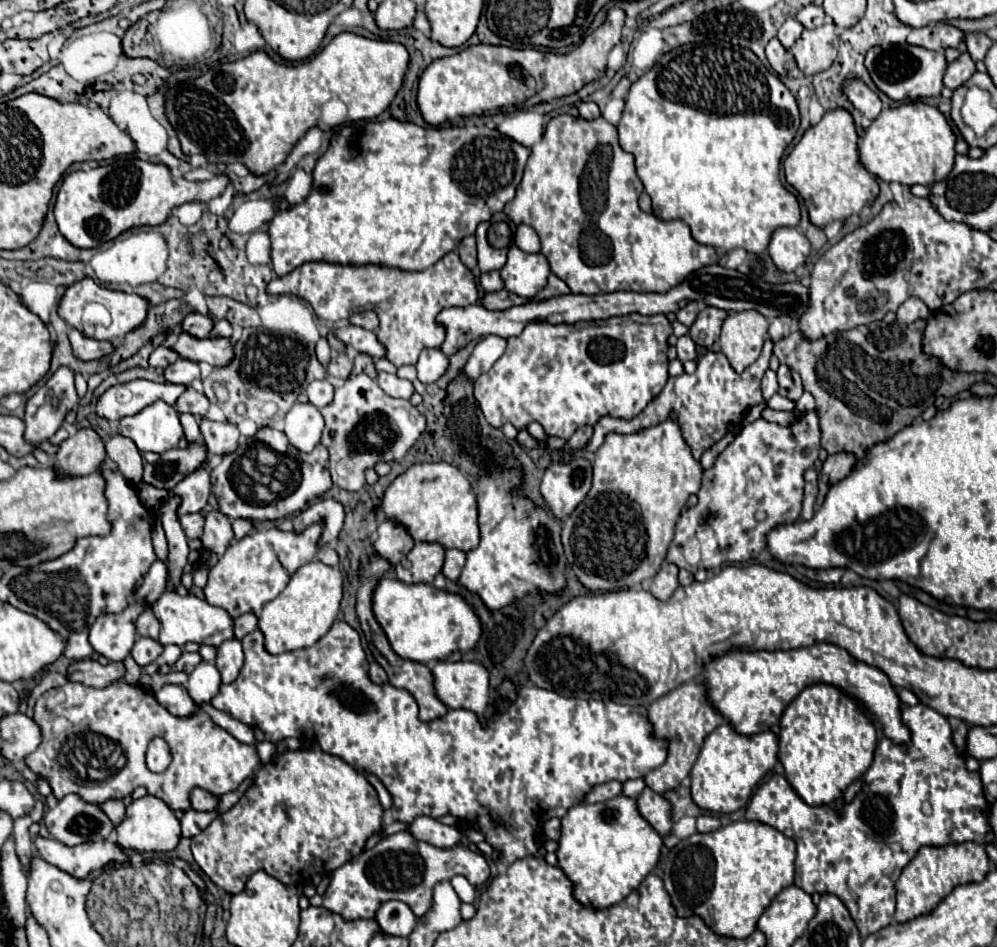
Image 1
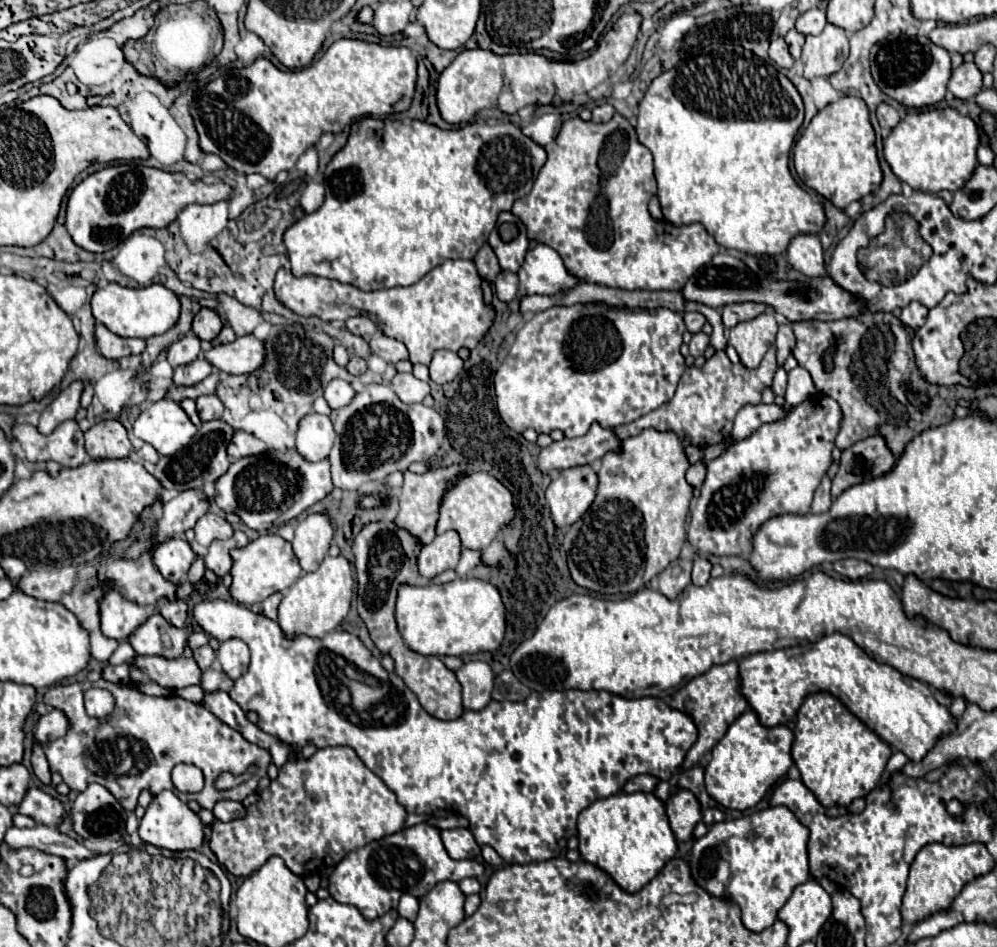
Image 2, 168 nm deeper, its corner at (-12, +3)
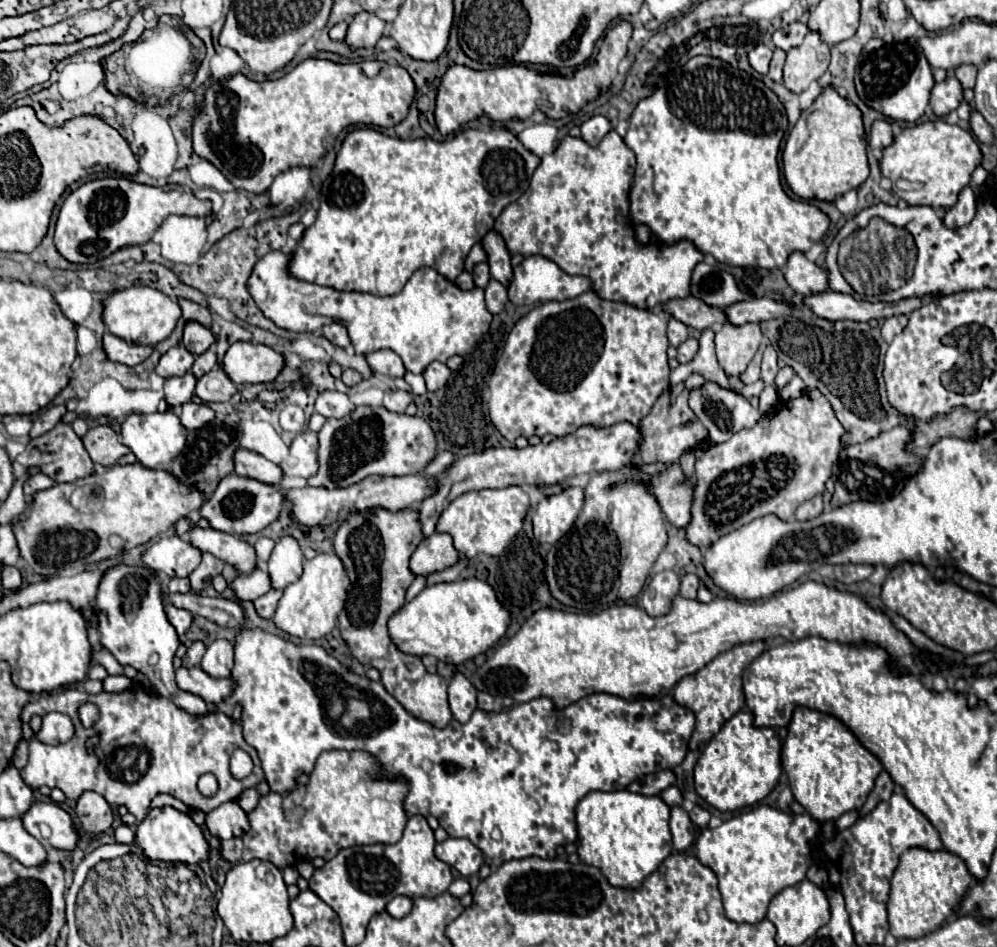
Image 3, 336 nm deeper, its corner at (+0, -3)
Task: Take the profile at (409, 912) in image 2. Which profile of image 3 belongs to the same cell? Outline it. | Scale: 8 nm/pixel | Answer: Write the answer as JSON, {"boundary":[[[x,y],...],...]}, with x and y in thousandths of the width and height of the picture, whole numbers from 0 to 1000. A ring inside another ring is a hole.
{"boundary":[[[396,946],[390,955],[388,955],[388,963],[394,967],[394,969],[402,969],[406,965],[410,965],[414,959],[414,950],[410,946]]]}

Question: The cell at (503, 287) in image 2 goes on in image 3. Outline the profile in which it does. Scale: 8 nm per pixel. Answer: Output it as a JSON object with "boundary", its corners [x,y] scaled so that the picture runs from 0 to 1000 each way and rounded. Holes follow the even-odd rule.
{"boundary":[[[492,296],[490,302],[486,304],[486,317],[488,317],[488,327],[492,332],[501,332],[509,319],[509,304],[503,298]]]}

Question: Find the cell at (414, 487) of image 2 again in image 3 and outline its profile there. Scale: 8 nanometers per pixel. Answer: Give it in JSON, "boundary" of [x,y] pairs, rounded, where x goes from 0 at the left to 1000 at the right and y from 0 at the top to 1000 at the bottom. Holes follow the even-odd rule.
{"boundary":[[[623,446],[613,448],[611,452],[595,452],[595,450],[583,450],[571,460],[557,463],[551,469],[539,469],[529,471],[525,475],[521,473],[486,473],[486,477],[478,477],[474,482],[460,484],[440,507],[438,522],[430,524],[422,530],[418,536],[422,543],[424,564],[432,566],[436,562],[438,549],[442,541],[462,522],[470,517],[484,517],[484,515],[507,515],[515,511],[557,511],[563,507],[571,507],[585,498],[615,498],[623,496],[627,490],[631,490],[641,479],[643,469],[643,454],[637,448]]]}

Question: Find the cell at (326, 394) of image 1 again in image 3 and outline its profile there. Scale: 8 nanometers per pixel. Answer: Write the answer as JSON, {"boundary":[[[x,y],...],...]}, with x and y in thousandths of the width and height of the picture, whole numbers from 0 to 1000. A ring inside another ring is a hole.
{"boundary":[[[322,414],[316,427],[316,433],[326,439],[326,441],[342,441],[354,435],[356,427],[350,422],[348,416],[344,414]]]}

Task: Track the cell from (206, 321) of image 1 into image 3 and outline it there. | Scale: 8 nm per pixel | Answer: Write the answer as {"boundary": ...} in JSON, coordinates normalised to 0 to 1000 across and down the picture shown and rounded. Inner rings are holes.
{"boundary":[[[188,340],[188,342],[186,342],[184,363],[186,363],[186,367],[188,367],[192,374],[200,376],[200,374],[208,372],[214,361],[216,361],[216,355],[212,353],[210,346],[206,346],[206,344],[198,342],[198,340]]]}

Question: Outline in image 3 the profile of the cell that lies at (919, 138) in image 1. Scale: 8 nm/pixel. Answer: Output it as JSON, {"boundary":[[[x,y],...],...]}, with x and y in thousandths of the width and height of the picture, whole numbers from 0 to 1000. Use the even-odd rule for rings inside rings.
{"boundary":[[[938,127],[908,135],[898,150],[886,158],[884,184],[896,192],[894,201],[912,218],[928,215],[934,220],[954,220],[960,213],[962,203],[974,192],[974,184],[984,173],[984,167],[982,152],[974,139],[946,127]],[[902,190],[910,190],[918,194],[918,199],[902,201],[898,196]]]}

